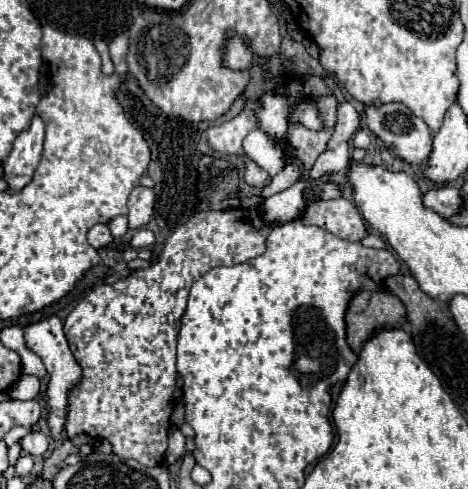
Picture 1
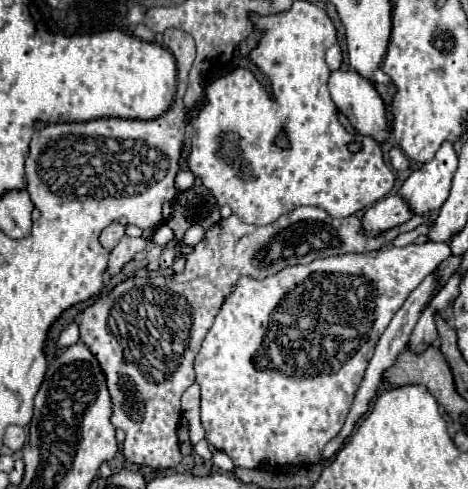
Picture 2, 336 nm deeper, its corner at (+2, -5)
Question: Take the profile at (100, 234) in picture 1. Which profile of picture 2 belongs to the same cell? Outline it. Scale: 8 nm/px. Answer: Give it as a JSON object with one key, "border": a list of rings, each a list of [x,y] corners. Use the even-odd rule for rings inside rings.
{"border":[[[112,223],[112,225],[108,225],[108,227],[100,233],[100,245],[106,247],[108,251],[112,251],[122,237],[124,237],[124,225]]]}

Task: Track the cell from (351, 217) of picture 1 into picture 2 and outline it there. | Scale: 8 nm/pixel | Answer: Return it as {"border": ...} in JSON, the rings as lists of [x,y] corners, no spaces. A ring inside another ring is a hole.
{"border":[[[298,207],[278,221],[258,227],[240,221],[236,215],[222,219],[220,223],[212,225],[204,239],[194,245],[194,249],[184,255],[186,267],[180,275],[170,277],[130,277],[124,283],[116,285],[110,293],[102,295],[90,307],[82,311],[78,317],[80,325],[80,341],[88,345],[90,353],[98,359],[102,373],[106,375],[106,385],[112,397],[112,425],[126,433],[122,453],[130,463],[140,467],[148,465],[152,469],[168,469],[176,467],[182,459],[178,449],[178,423],[180,423],[180,395],[186,387],[194,383],[194,357],[200,349],[200,343],[210,329],[216,313],[220,311],[226,295],[232,291],[230,287],[242,275],[256,275],[258,279],[270,277],[284,267],[298,265],[298,263],[312,263],[320,257],[332,257],[342,253],[366,253],[376,251],[392,243],[400,233],[414,231],[420,225],[432,227],[438,217],[438,211],[430,211],[426,215],[414,215],[410,221],[380,233],[378,237],[366,235],[362,231],[362,219],[350,215],[346,219],[332,219],[320,207]]]}

